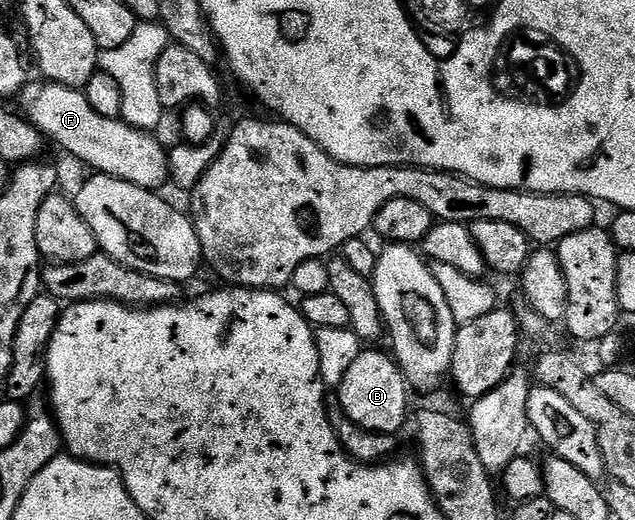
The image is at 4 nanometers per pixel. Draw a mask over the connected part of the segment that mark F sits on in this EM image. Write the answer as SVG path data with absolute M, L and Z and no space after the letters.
M57 84L34 85L27 85L20 95L21 113L60 149L67 150L72 157L79 158L86 166L91 166L91 171L130 181L142 189L157 192L168 181L168 150L154 139L153 133L137 130L121 118L100 116L100 112L96 112L96 108L88 104L81 89Z

